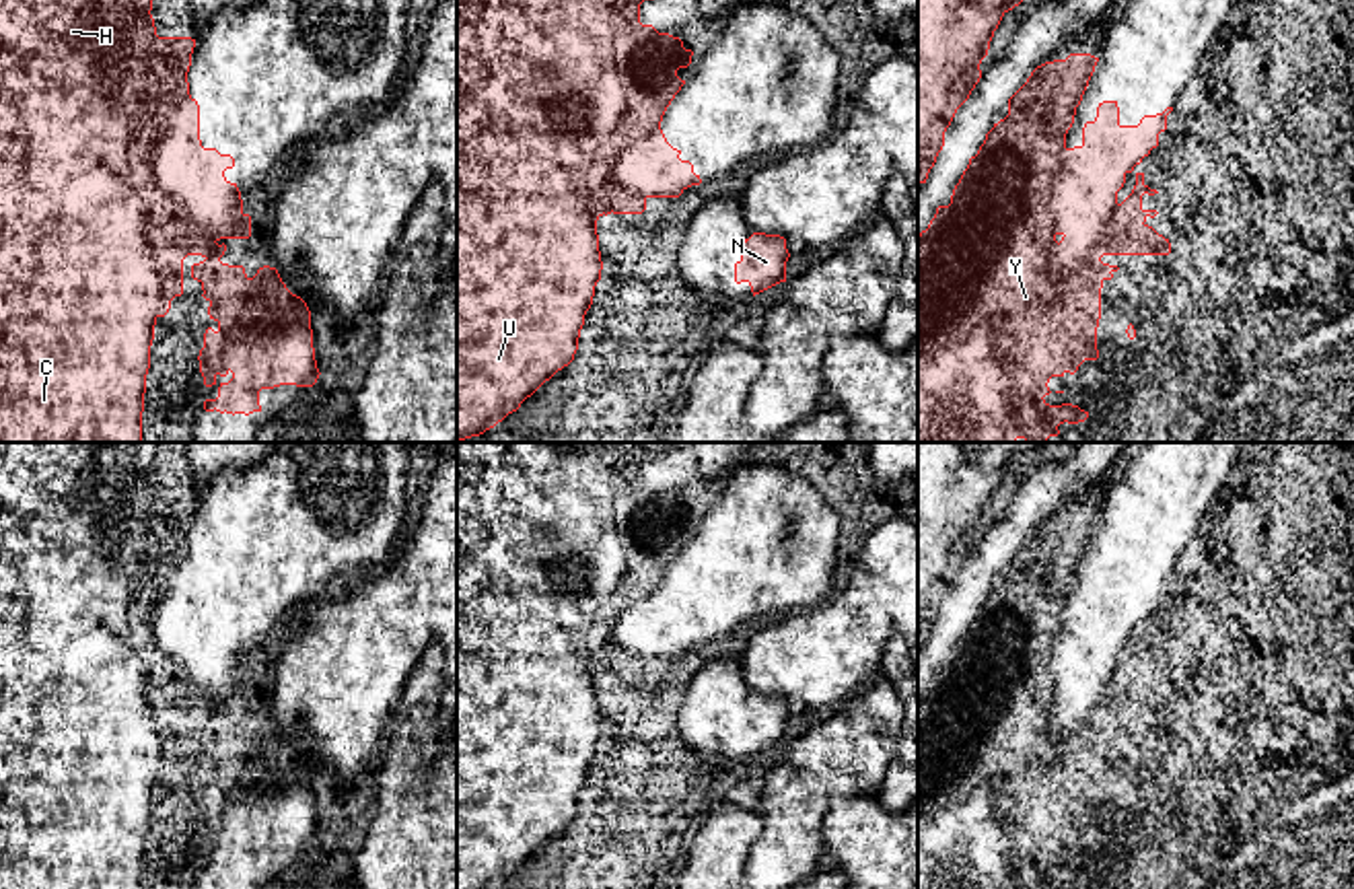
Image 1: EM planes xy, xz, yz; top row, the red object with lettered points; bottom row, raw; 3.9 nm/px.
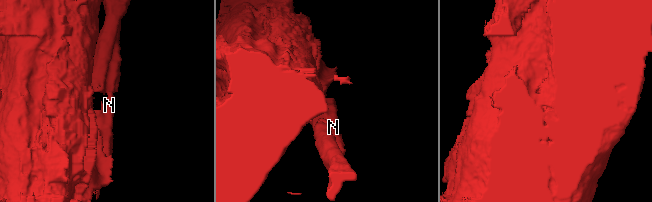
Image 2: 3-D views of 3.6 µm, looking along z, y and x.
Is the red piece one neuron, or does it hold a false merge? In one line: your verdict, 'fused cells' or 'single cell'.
fused cells

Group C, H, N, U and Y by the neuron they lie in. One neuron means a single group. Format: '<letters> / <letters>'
C H U Y / N

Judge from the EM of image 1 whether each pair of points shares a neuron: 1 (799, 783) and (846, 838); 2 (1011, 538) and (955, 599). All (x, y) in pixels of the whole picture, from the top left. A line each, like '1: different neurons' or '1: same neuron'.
1: different neurons
2: same neuron

